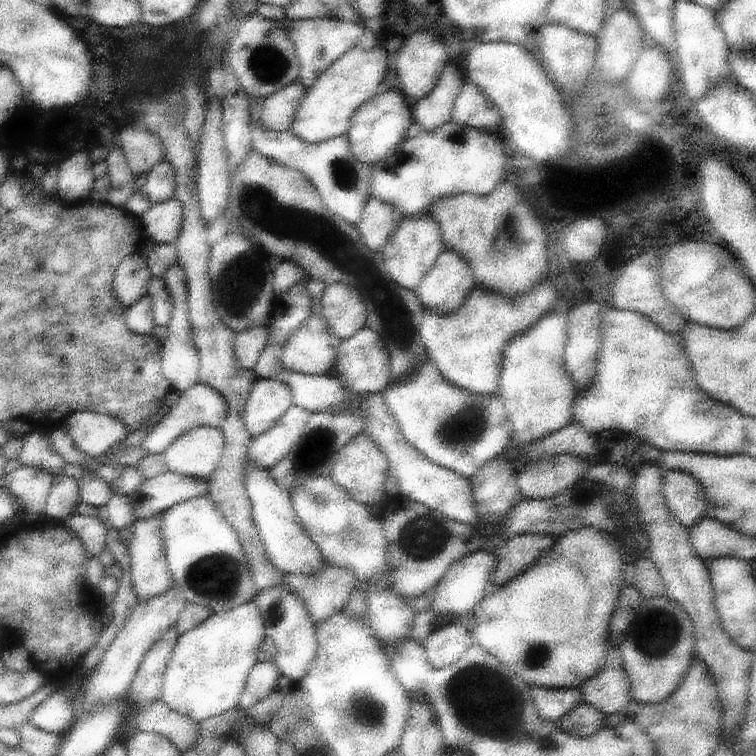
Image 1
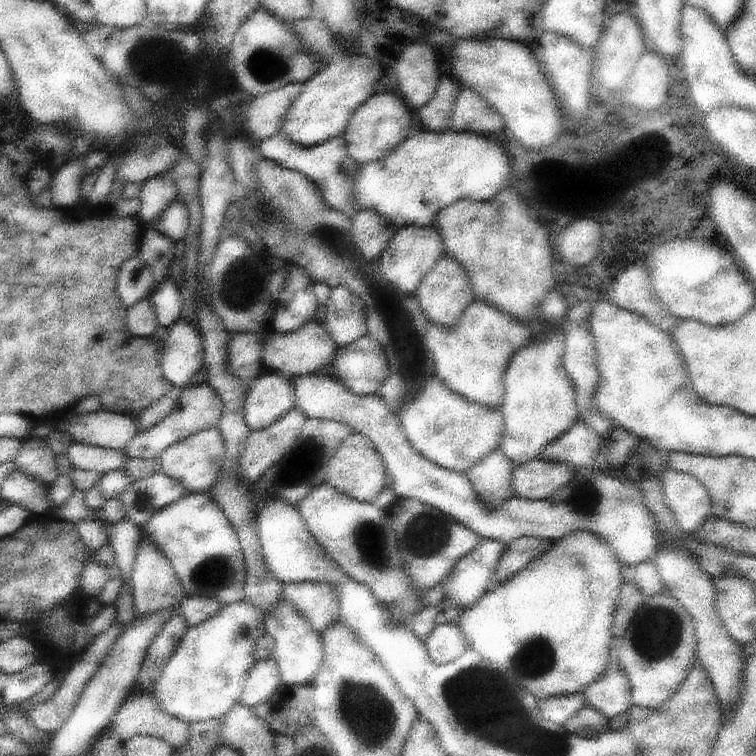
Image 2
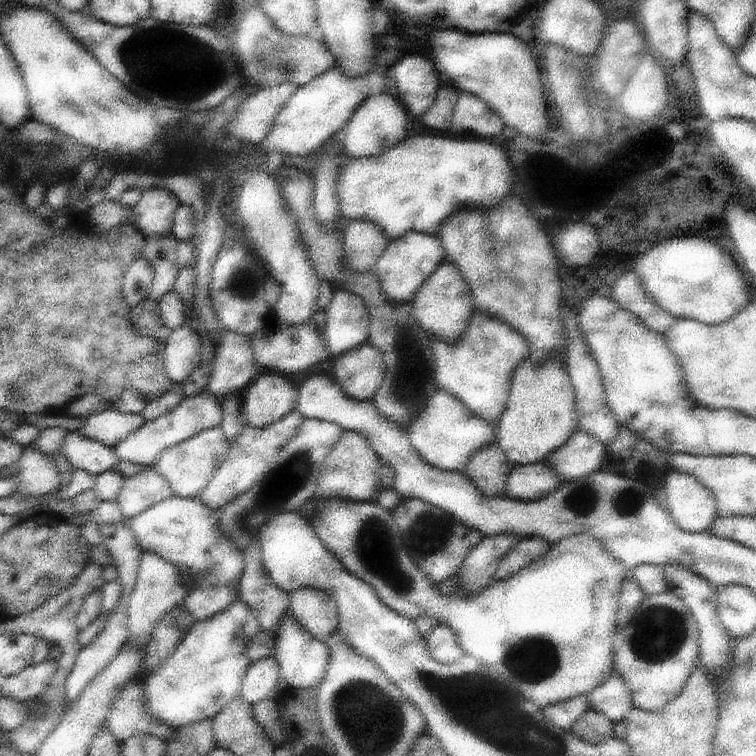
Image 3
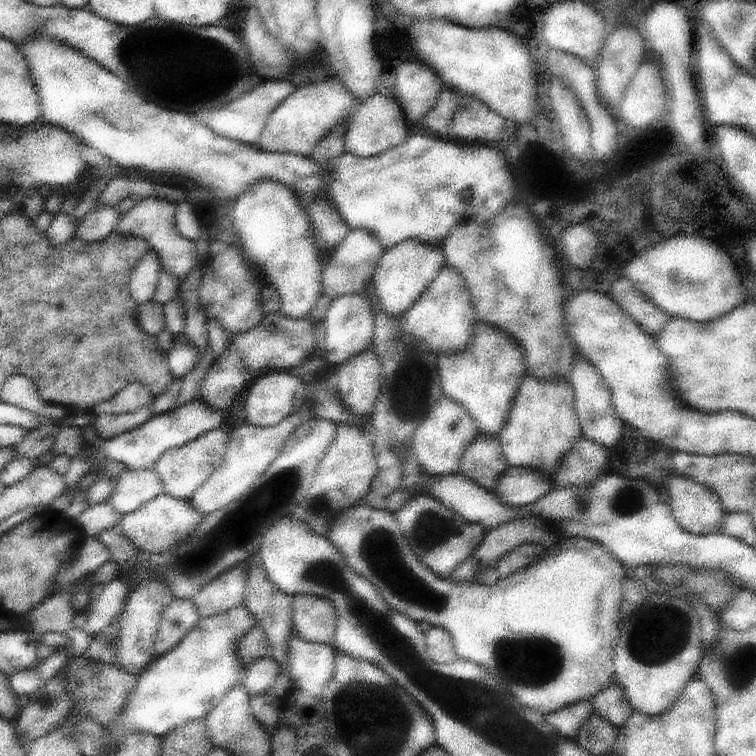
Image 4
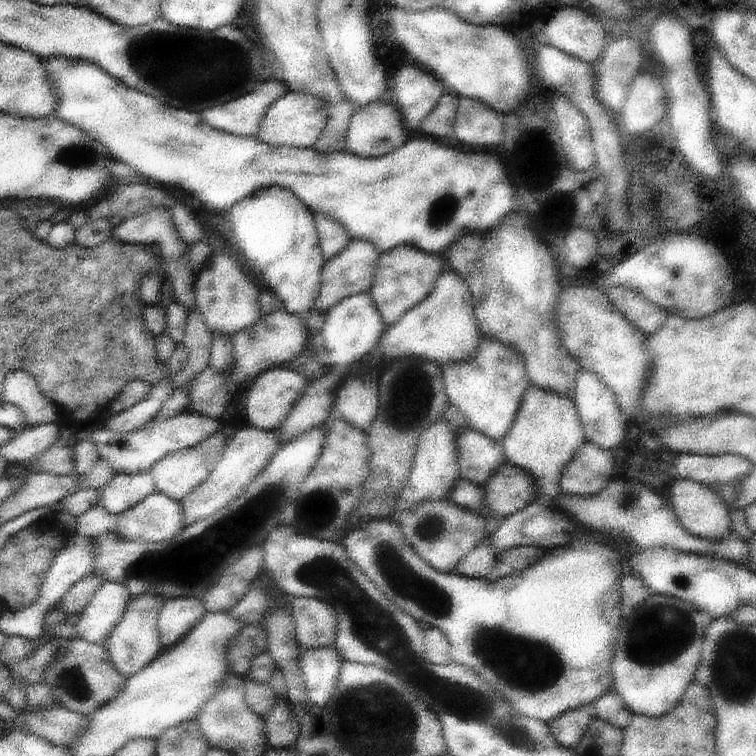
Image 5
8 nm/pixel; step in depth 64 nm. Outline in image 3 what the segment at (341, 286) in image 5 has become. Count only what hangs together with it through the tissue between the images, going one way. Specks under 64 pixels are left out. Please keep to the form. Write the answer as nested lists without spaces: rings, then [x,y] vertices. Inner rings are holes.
[[[369,218],[351,220],[345,238],[345,252],[347,252],[347,266],[353,272],[369,272],[375,268],[383,258],[385,250],[391,244],[389,234],[385,228]]]

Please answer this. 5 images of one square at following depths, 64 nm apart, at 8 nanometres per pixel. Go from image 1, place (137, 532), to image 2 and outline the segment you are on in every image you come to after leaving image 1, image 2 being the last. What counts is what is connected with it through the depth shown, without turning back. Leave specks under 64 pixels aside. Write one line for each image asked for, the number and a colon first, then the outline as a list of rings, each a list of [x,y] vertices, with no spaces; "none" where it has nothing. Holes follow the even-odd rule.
2: [[[151,538],[141,540],[141,546],[135,558],[135,570],[131,576],[131,588],[133,588],[133,612],[135,612],[133,618],[135,620],[139,620],[145,614],[155,614],[169,606],[183,604],[183,600],[187,598],[185,588],[181,586],[181,580],[175,576],[171,562]]]

